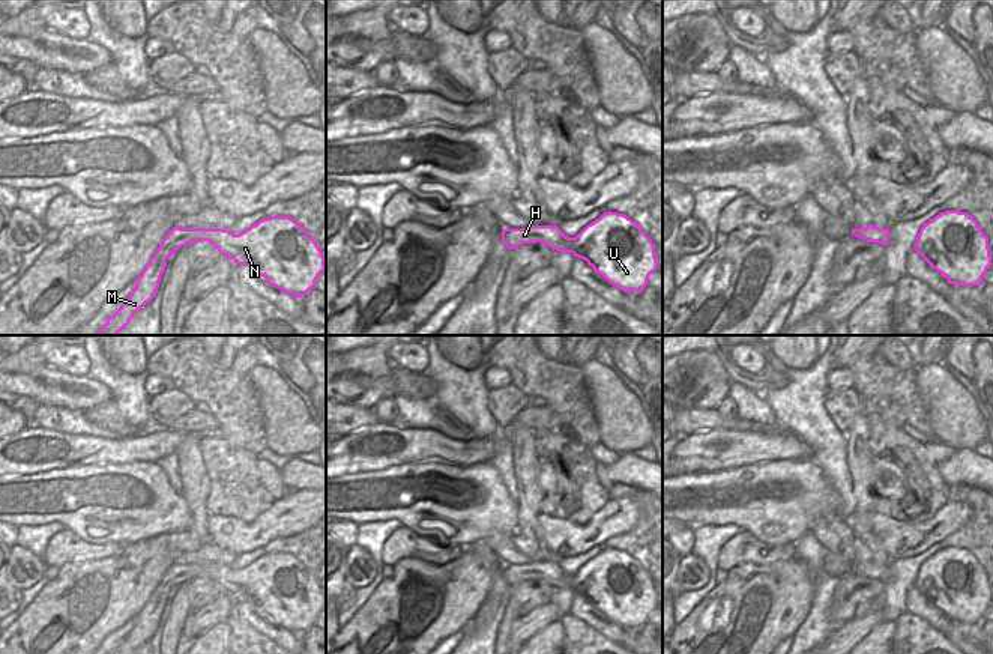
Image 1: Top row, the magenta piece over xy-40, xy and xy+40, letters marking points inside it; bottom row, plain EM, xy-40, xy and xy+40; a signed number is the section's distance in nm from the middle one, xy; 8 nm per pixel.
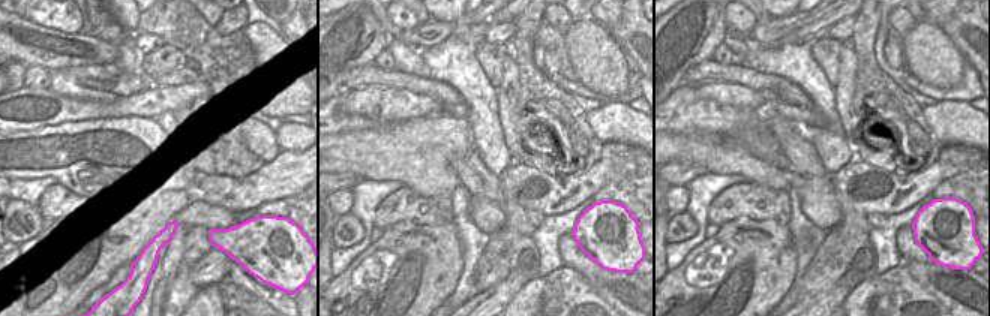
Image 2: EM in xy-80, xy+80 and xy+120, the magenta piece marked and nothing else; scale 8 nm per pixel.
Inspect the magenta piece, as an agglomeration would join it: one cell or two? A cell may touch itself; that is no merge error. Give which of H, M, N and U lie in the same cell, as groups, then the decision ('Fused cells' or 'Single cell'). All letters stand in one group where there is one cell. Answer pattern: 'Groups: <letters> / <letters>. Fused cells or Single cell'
Groups: H M N U. Single cell.

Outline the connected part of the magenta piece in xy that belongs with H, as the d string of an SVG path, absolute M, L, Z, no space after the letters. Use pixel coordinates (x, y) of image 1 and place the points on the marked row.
M604 212L598 220L587 224L575 238L568 238L557 226L529 226L526 229L505 229L502 242L508 250L523 244L541 242L553 251L572 253L575 257L587 262L595 272L602 275L610 284L626 292L641 292L647 286L647 278L655 272L658 260L655 257L655 244L641 230L641 227L623 213Z

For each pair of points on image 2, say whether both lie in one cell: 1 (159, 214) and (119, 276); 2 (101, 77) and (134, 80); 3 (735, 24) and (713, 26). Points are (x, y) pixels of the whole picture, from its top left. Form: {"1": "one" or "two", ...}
{"1": "two", "2": "one", "3": "two"}

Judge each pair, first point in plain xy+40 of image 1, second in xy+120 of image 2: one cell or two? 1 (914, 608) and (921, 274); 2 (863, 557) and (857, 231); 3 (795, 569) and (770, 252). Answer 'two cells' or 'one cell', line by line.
1: two cells
2: one cell
3: one cell

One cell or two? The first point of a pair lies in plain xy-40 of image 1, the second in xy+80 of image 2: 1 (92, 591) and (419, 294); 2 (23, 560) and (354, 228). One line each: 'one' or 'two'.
1: one
2: one

